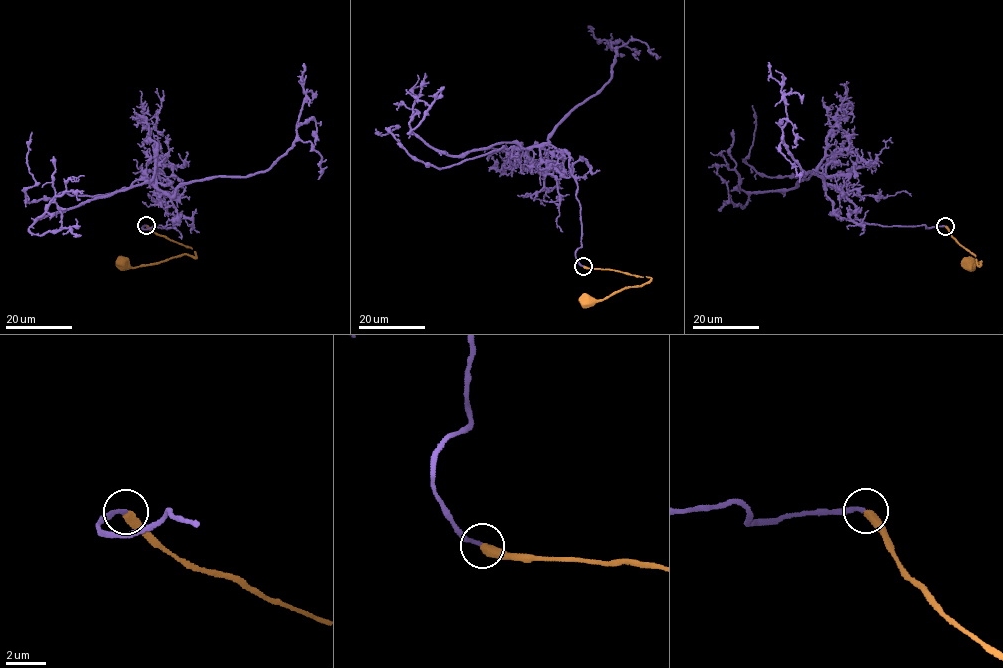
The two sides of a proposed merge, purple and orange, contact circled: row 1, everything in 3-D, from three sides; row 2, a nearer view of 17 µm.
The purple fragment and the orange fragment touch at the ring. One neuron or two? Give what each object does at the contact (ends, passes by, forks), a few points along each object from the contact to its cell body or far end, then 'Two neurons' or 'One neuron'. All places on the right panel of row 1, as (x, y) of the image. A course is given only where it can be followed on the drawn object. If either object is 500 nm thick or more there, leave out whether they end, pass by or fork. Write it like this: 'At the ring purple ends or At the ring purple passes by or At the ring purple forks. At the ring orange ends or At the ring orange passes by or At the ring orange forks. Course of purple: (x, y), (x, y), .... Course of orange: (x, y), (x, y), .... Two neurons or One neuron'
At the ring purple ends. At the ring orange ends. Course of purple: (945, 226), (841, 219), (820, 167), (808, 179), (802, 172), (757, 172), (744, 160), (756, 128), (752, 105). Course of orange: (945, 226), (957, 242), (974, 254), (976, 263), (980, 262), (974, 264), (974, 270), (968, 268), (970, 263). One neuron

